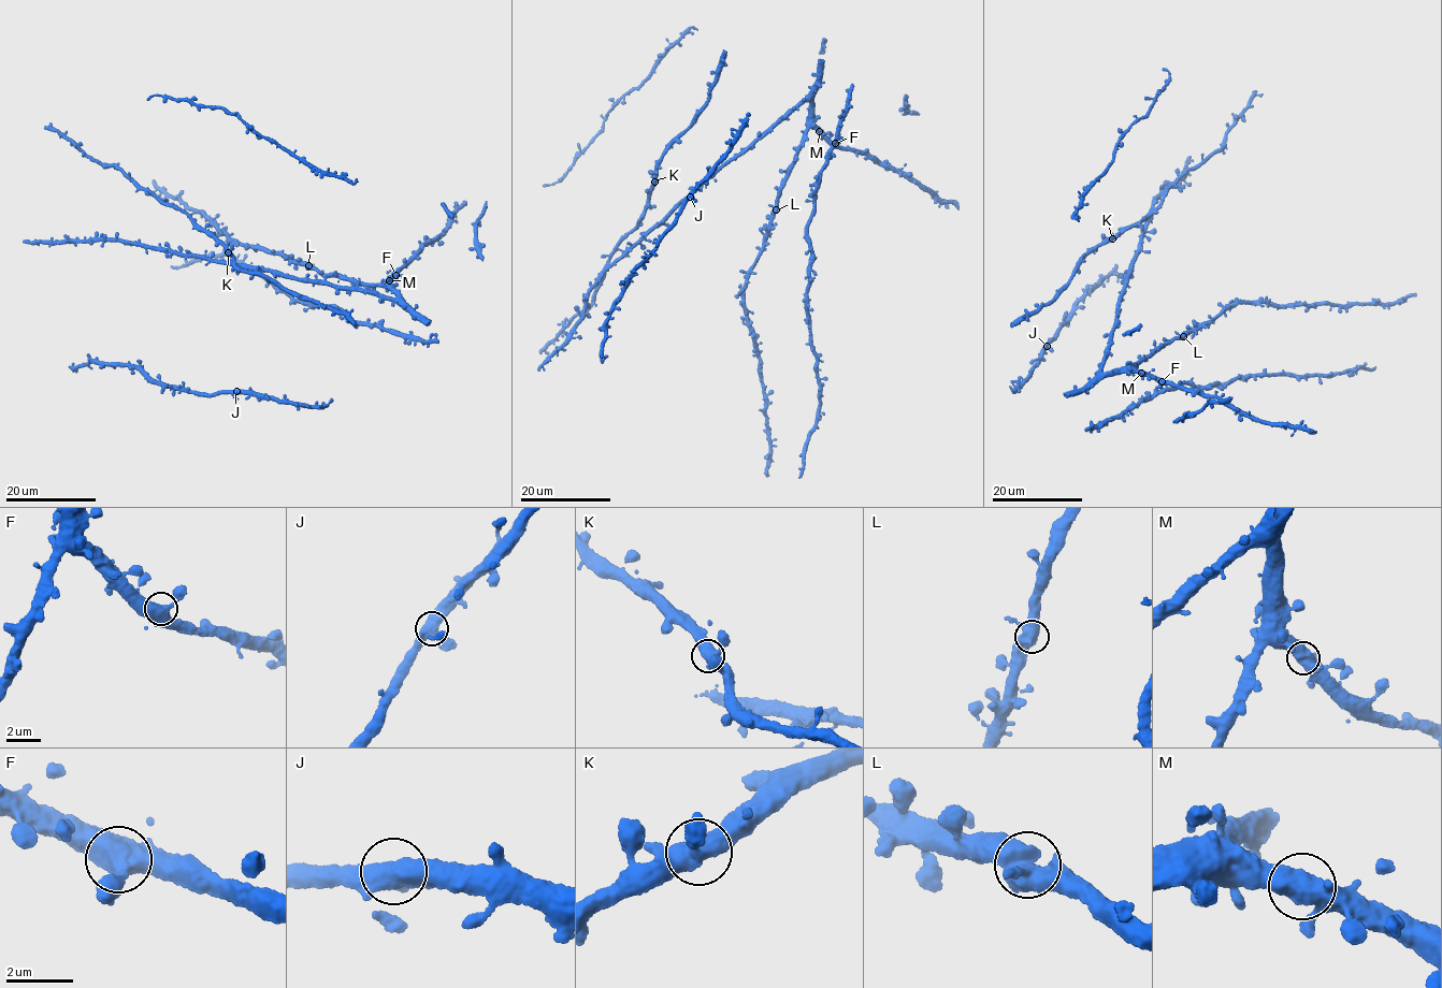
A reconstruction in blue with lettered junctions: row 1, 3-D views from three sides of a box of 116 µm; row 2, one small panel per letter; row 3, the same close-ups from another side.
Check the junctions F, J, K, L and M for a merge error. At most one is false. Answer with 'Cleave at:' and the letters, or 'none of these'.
Cleave at: none of these

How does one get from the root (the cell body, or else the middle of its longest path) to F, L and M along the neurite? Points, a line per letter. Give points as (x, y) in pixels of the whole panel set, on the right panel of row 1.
F: (1128, 272), (1130, 275), (1121, 296), (1118, 320), (1101, 372), (1107, 374), (1138, 369), (1162, 381)
L: (1128, 272), (1130, 275), (1121, 296), (1118, 320), (1101, 372), (1107, 374), (1138, 363), (1155, 349), (1183, 336)
M: (1128, 272), (1130, 275), (1121, 296), (1118, 320), (1101, 372), (1107, 374), (1137, 369), (1141, 373)

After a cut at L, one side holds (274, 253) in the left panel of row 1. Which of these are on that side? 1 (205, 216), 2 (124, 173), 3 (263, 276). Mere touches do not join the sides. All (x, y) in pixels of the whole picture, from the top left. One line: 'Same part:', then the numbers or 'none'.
Same part: 1

